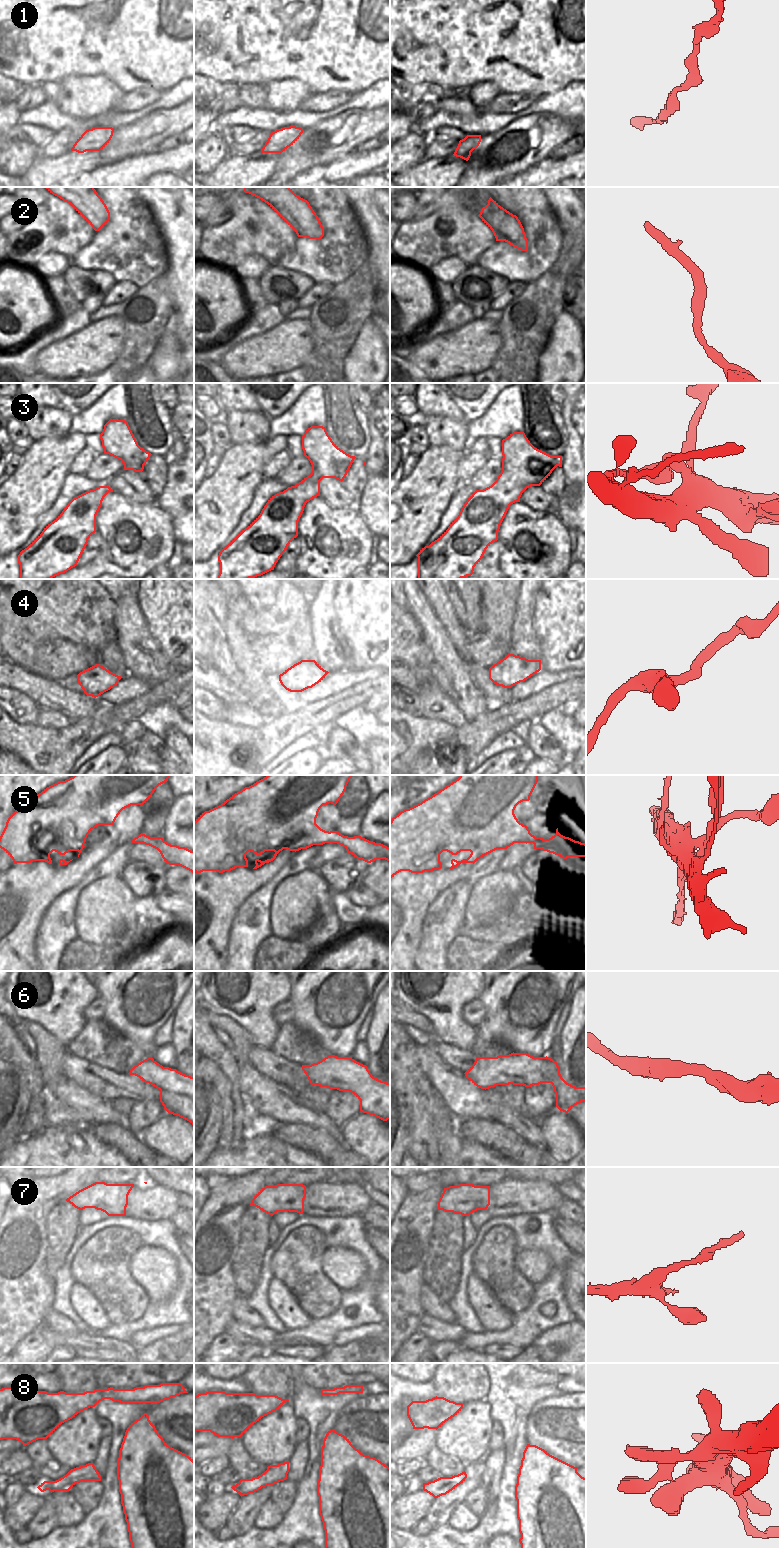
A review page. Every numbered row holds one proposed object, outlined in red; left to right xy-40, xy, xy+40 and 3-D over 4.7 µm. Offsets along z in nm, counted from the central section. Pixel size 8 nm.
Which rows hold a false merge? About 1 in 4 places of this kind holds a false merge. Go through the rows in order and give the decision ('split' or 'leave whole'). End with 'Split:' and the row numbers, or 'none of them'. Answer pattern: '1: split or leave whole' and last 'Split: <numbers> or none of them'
1: leave whole
2: leave whole
3: leave whole
4: leave whole
5: split
6: leave whole
7: leave whole
8: leave whole
Split: 5

